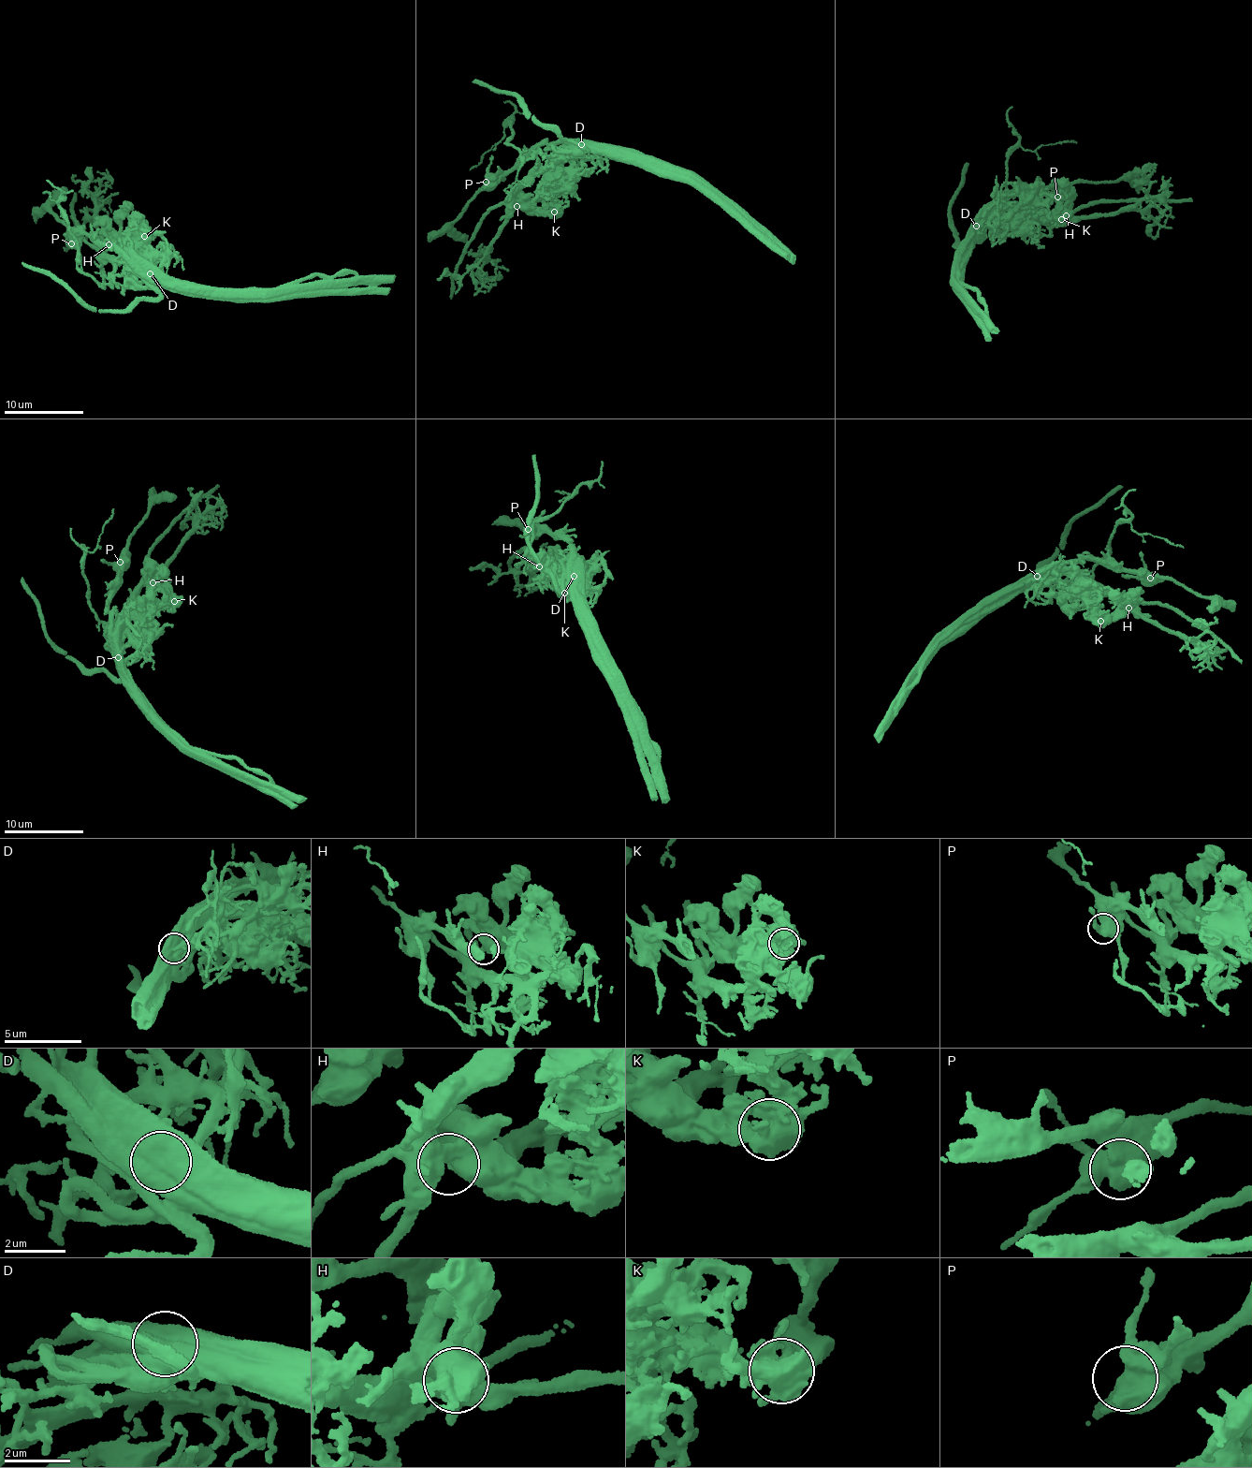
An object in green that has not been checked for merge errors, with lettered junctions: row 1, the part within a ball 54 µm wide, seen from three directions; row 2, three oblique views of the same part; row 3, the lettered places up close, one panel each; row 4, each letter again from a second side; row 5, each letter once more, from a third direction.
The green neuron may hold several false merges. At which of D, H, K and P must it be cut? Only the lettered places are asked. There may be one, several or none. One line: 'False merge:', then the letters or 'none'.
False merge: D, K

